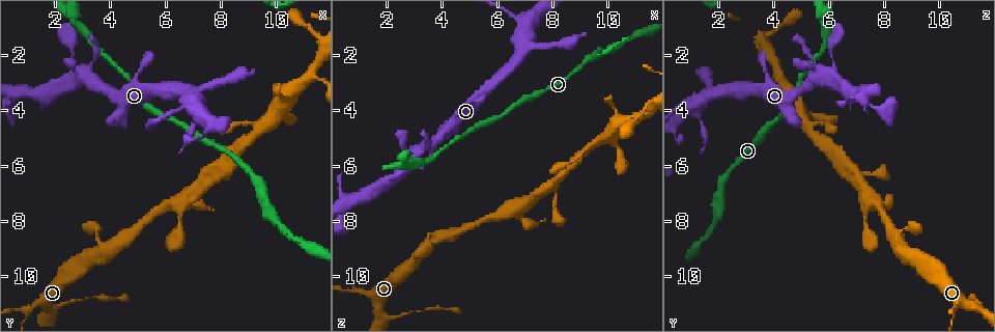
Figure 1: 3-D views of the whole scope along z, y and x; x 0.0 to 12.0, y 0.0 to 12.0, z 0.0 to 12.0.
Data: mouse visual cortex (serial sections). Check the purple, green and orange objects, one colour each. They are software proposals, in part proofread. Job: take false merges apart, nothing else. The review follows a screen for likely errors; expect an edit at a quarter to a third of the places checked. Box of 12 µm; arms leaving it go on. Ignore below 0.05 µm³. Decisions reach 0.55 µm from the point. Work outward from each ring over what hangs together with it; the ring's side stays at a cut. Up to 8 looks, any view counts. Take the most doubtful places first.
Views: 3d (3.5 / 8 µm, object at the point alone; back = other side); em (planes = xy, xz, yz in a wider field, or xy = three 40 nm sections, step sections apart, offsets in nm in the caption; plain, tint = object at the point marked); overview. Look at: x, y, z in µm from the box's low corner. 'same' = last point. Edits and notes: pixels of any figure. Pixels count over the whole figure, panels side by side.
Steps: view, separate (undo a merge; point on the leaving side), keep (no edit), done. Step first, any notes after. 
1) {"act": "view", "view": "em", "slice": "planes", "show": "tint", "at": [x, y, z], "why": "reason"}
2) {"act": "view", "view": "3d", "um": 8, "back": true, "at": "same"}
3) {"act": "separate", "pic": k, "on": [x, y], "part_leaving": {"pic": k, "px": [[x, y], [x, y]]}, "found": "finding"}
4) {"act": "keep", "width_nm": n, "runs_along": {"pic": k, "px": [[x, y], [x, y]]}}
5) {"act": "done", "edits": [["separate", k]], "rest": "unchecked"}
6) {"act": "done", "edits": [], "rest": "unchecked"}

{"act": "view", "view": "3d", "um": 8, "at": [2.8, 0.9, 5.9], "why": "two arms in line, one across"}

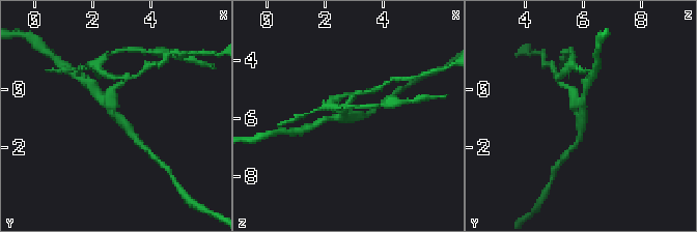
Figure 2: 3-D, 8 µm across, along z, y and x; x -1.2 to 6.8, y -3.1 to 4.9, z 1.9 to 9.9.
{"act": "view", "view": "em", "slice": "planes", "show": "tint", "at": [2.8, 1.0, 5.8], "arms": 3, "arm_widths_nm": [250, 250, 300]}

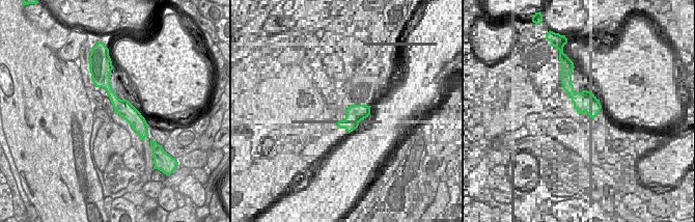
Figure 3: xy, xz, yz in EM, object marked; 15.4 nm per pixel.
{"act": "separate", "pic": 2, "on": [343, 106], "width_nm": 280, "found": "two cells meet here"}

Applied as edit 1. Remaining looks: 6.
{"act": "view", "view": "3d", "um": 3.5, "at": [1.1, 11.2, 10.6], "why": "branch point"}

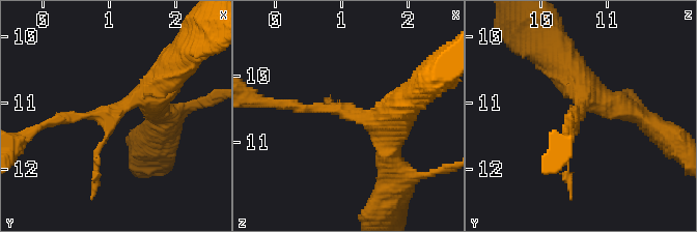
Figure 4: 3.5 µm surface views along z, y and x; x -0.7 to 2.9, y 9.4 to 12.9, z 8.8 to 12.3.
{"act": "view", "view": "em", "slice": "xy", "step": 3, "show": "tint", "at": [1.05, 11.15, 10.55], "arms": 3, "arm_widths_nm": [100, 150, 450], "why": "now the EM"}

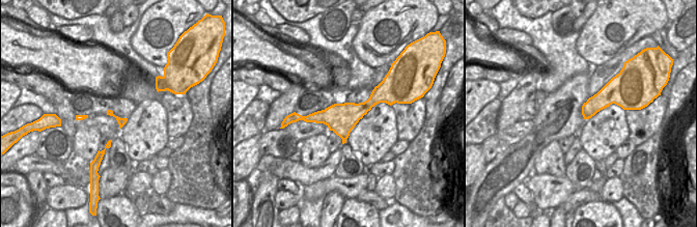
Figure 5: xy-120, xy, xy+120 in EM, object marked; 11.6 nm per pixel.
{"act": "keep", "runs_along": {"pic": 5, "px": [[390, 96], [345, 116], [306, 118]]}, "found": "continuous, no second cell"}

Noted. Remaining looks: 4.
{"act": "view", "view": "3d", "um": 8, "at": [7.1, 3.4, 1.7], "why": "sharp bend"}

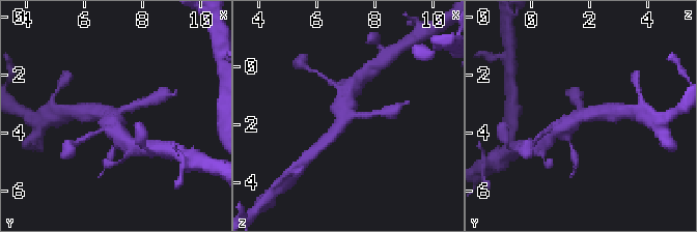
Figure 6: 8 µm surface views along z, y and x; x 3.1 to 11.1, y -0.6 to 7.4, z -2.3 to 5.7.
{"act": "view", "view": "3d", "um": 3.5, "at": [7.1, 3.5, 1.7]}

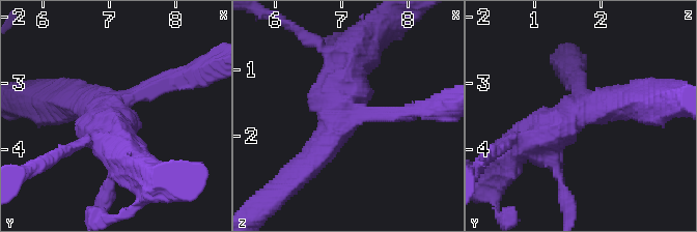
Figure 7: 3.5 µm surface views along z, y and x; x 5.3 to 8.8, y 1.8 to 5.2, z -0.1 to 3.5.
{"act": "view", "view": "em", "slice": "xy", "step": 1, "show": "tint", "at": [7.10, 3.40, 1.70]}

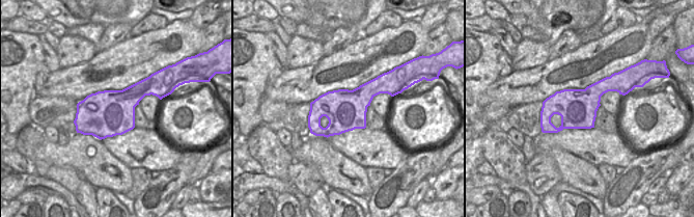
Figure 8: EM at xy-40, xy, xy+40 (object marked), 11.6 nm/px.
{"act": "keep", "runs_along": {"pic": 7, "px": [[302, 166], [343, 121], [353, 55]]}, "found": "all the same cell"}

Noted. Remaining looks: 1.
{"act": "done", "edits": [["separate", 2]], "rest": "unchecked"}

